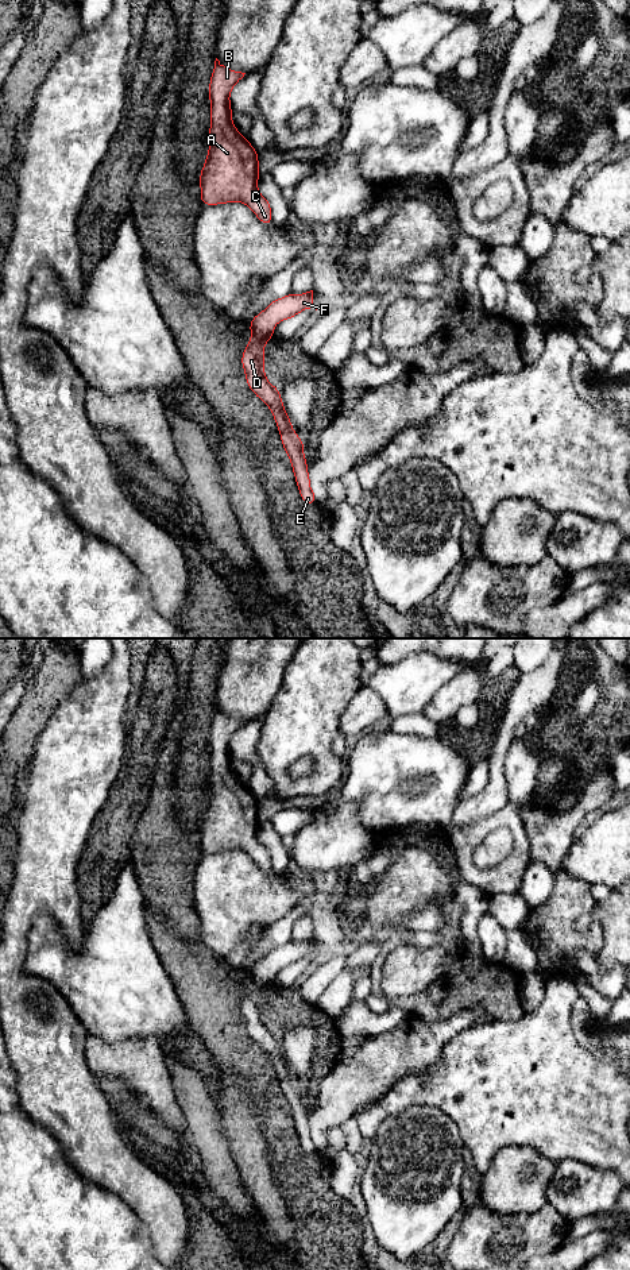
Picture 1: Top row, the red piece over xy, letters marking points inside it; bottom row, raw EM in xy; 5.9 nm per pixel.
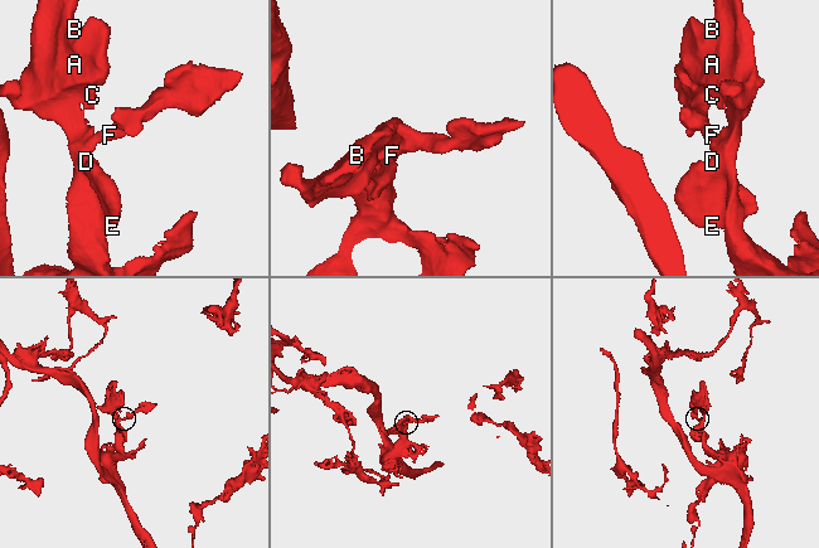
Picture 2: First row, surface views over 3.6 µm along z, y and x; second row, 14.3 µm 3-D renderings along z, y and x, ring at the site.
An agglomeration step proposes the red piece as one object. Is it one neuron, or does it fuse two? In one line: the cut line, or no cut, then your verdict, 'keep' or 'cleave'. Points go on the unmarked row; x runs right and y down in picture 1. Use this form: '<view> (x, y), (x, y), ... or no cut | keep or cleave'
no cut | keep

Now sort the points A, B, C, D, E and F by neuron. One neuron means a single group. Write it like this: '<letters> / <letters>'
A B C D E F

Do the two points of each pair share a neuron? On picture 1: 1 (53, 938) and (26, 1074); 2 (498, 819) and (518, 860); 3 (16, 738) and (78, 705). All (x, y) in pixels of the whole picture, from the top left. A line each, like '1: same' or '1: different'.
1: different
2: same
3: different

